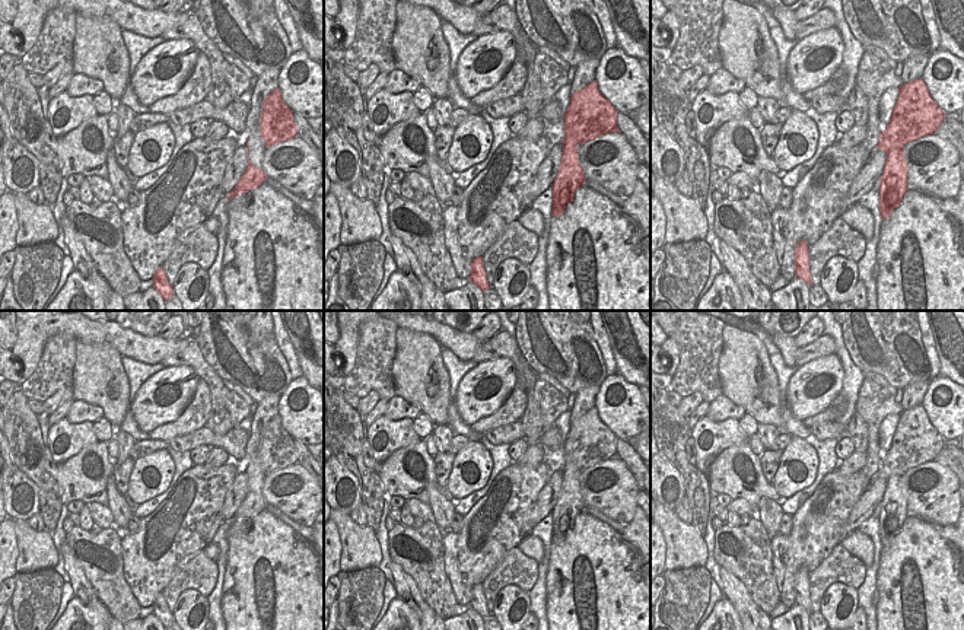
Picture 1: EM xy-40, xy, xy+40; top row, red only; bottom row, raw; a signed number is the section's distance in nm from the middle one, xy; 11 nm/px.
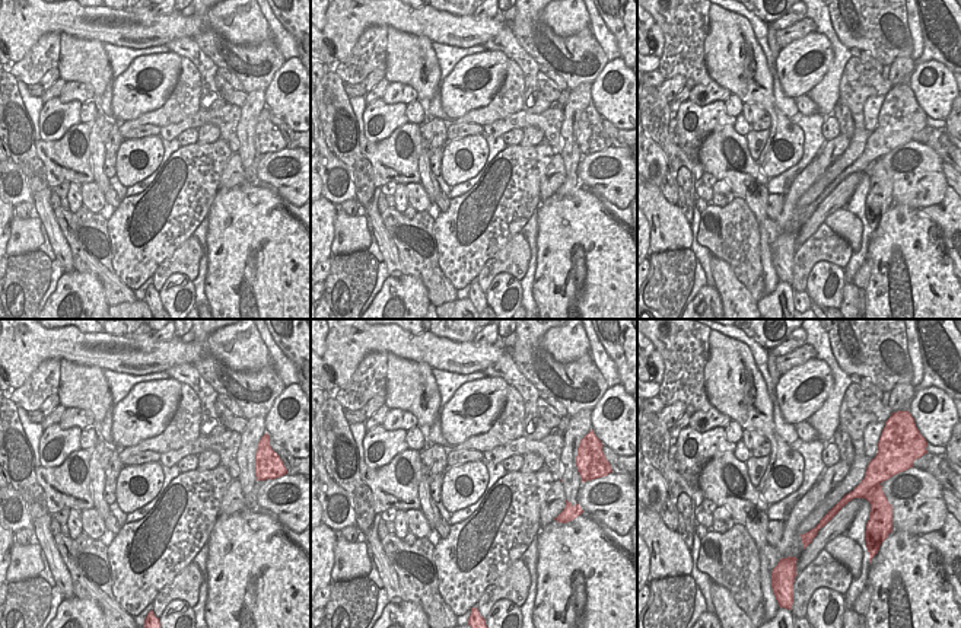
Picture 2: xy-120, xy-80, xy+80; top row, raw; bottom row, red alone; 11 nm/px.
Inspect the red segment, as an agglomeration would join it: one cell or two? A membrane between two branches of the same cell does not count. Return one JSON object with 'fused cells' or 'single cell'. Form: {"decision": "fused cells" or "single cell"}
{"decision": "fused cells"}

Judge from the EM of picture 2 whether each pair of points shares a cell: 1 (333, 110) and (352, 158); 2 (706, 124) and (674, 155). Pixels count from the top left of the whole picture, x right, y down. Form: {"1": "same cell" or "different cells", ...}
{"1": "same cell", "2": "different cells"}

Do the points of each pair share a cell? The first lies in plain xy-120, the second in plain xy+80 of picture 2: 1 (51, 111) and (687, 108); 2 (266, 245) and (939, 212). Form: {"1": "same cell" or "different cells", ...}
{"1": "same cell", "2": "different cells"}

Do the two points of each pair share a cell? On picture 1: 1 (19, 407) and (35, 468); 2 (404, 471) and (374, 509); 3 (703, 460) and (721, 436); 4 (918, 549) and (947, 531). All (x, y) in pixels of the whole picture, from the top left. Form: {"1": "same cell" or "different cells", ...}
{"1": "same cell", "2": "different cells", "3": "same cell", "4": "different cells"}

